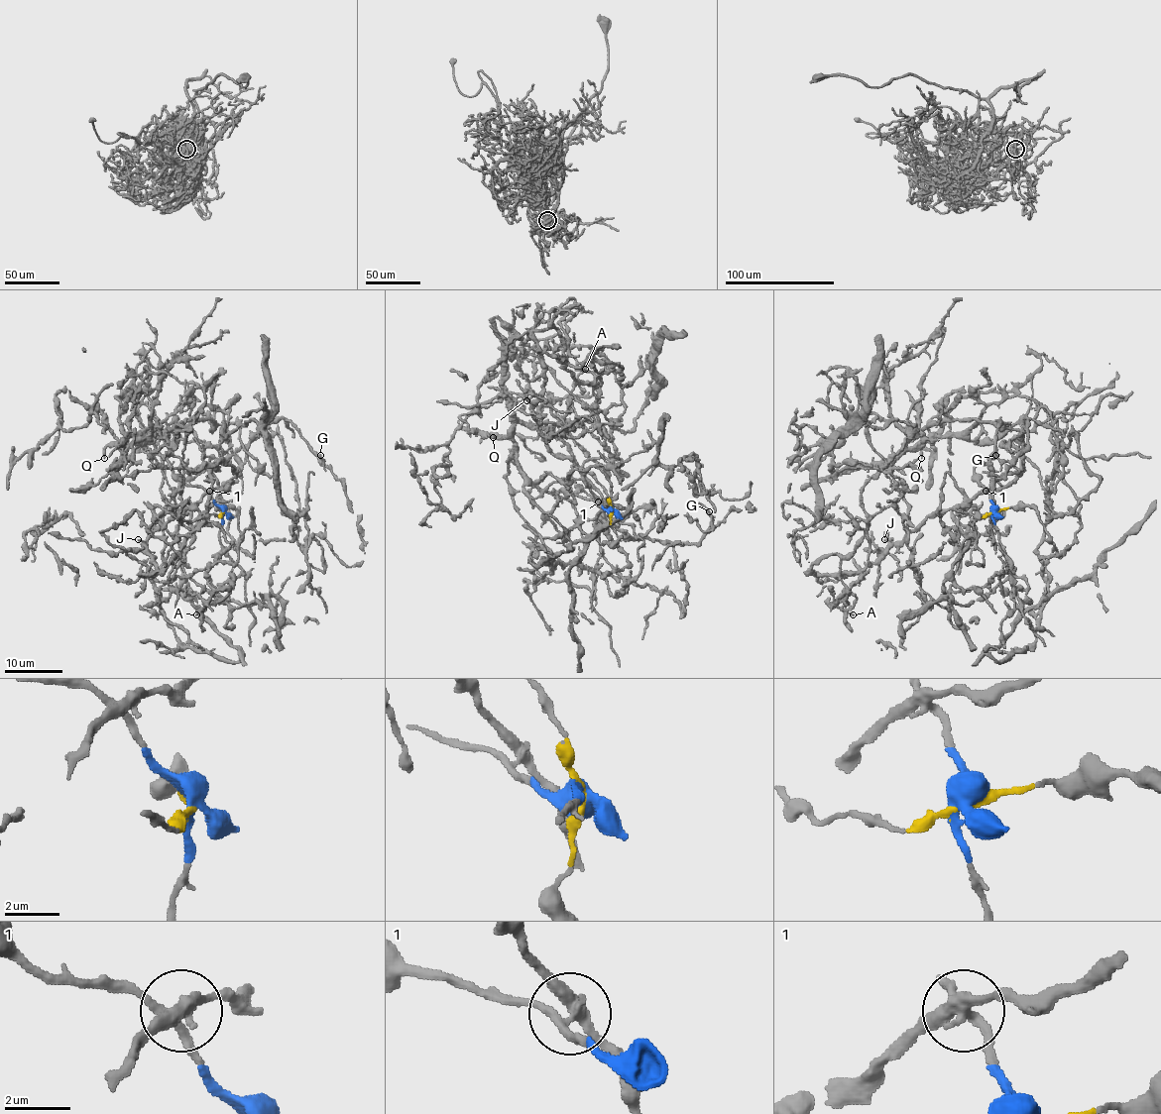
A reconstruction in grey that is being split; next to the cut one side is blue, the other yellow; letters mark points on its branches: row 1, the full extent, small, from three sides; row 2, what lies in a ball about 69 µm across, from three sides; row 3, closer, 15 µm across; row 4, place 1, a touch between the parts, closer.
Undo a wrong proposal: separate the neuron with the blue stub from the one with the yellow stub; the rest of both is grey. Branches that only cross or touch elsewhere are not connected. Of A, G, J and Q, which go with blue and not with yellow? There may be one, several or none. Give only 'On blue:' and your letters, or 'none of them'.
On blue: Q

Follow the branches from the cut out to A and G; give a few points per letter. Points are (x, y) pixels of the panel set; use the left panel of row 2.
A: (223, 512), (163, 512), (145, 540), (156, 565), (145, 574), (174, 555), (169, 580), (201, 600), (196, 615)
G: (223, 512), (206, 514), (194, 504), (236, 479), (248, 444), (271, 423), (288, 420), (319, 455)

